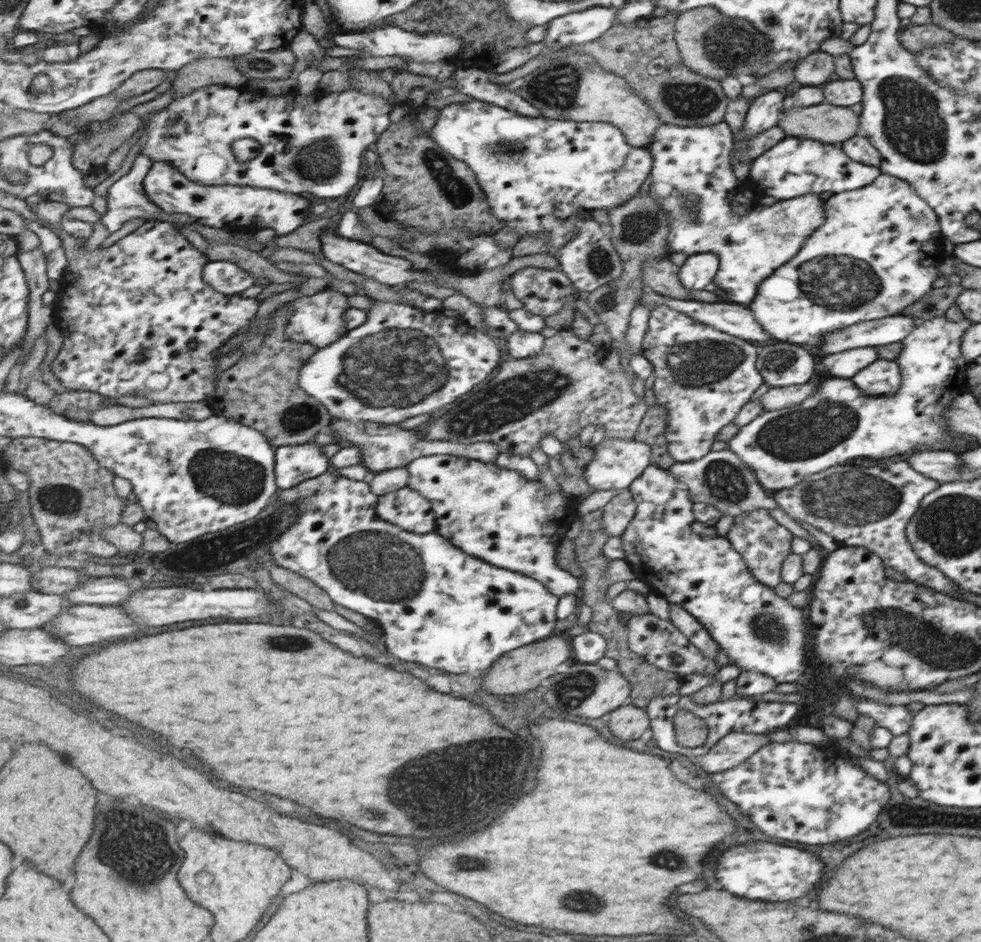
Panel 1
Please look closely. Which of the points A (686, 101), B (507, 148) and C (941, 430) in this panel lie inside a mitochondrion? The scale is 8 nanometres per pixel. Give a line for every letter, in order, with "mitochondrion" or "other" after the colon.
A: mitochondrion
B: mitochondrion
C: other

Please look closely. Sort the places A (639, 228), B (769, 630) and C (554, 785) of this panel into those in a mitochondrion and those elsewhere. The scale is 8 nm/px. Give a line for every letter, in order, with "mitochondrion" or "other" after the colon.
A: mitochondrion
B: mitochondrion
C: other

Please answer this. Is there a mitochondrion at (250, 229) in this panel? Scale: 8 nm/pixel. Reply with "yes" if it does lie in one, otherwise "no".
no

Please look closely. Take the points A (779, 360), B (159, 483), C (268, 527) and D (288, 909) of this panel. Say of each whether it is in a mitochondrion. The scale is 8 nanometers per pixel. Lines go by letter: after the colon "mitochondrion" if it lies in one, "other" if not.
A: mitochondrion
B: other
C: other
D: other

